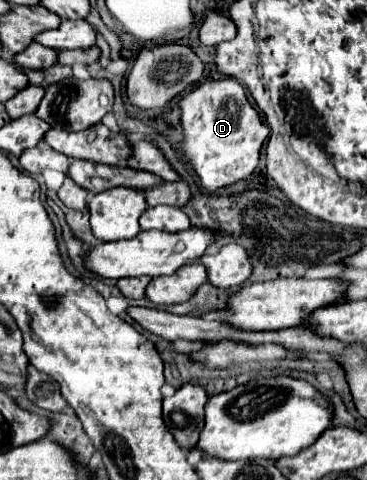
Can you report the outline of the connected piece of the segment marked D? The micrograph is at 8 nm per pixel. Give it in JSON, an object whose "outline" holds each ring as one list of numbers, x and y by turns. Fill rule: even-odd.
{"outline":[[235,79,205,81,179,101,183,127,183,159,199,177,205,193,245,181,259,163,259,151,269,135,255,107,247,101,245,89]]}

